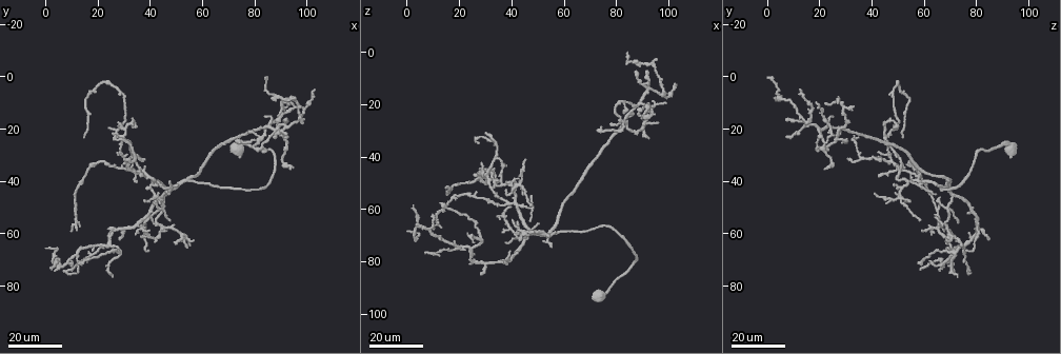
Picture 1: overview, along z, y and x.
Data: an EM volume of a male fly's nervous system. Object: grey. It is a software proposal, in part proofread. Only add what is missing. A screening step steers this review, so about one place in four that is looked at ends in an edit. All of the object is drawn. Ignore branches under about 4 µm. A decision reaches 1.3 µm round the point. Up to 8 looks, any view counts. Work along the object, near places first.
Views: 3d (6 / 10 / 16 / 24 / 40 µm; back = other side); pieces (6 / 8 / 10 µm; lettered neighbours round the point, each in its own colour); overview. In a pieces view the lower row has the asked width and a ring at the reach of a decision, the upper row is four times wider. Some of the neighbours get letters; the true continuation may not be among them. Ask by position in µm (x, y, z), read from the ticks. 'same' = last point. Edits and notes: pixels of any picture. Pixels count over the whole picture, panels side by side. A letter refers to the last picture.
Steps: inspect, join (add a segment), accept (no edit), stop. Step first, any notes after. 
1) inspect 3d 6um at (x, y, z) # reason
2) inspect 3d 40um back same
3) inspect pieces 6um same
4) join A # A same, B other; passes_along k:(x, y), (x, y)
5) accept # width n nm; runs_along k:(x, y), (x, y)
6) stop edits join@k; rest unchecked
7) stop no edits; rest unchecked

inspect 3d 24um at (94, 10, 18) # branch stops here

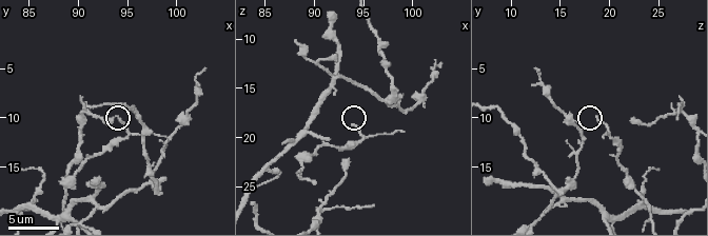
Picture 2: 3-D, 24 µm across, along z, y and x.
inspect pieces 8um at (94.2, 9.8, 18.6)

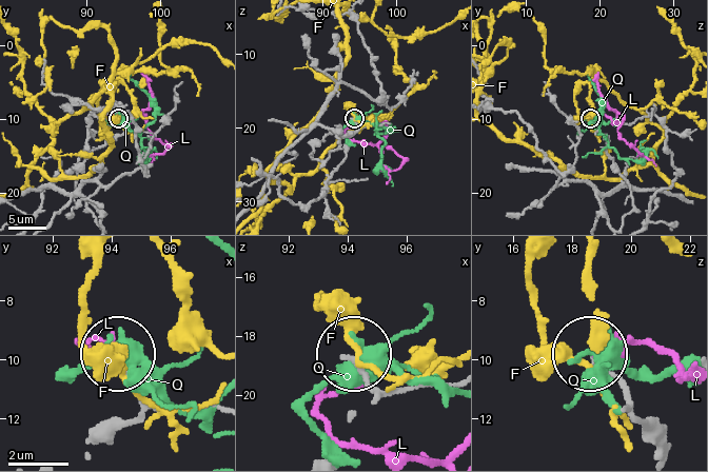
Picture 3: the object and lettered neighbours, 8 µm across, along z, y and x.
accept # F other, L other, Q other; no lettered segment goes on from it

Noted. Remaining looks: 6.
inspect 3d 24um at (91, 22, 12) # thick end

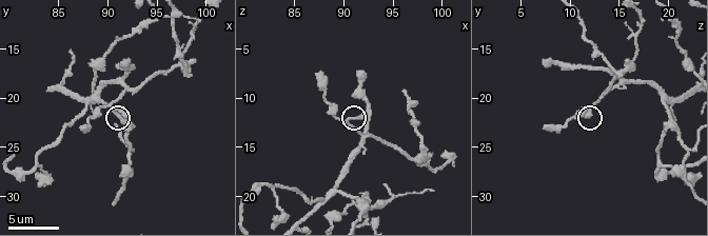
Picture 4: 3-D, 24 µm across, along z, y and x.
inspect pieces 6um at (92.0, 21.8, 11.6)

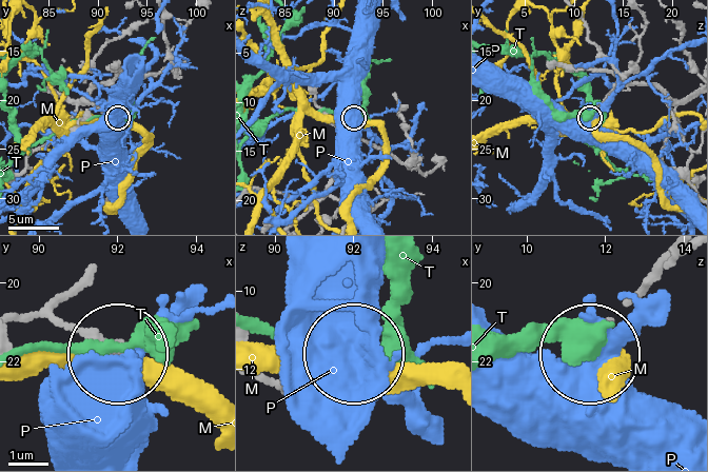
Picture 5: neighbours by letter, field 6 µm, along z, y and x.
accept # width 350 nm; M other, P other, T other; runs_along 5:(74, 292), (63, 318), (111, 349); no lettered segment goes on from it

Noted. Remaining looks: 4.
inspect 3d 24um at (94, 34, 23) # free end

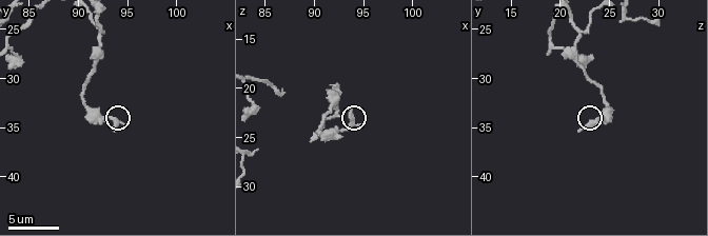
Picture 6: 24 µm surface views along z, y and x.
inspect pieces 10um at (93.8, 35.2, 22.0)

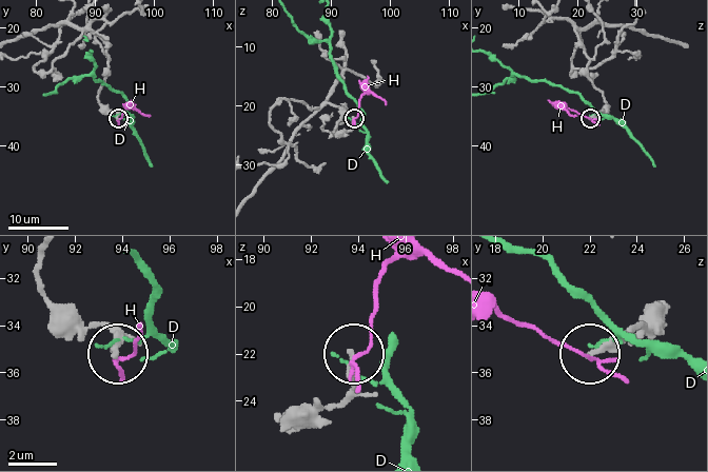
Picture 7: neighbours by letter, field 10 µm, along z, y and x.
accept # D other, H other; none of them fits

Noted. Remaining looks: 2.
inspect 3d 10um at (91.6, 16.6, 7.2) # stops while still wide

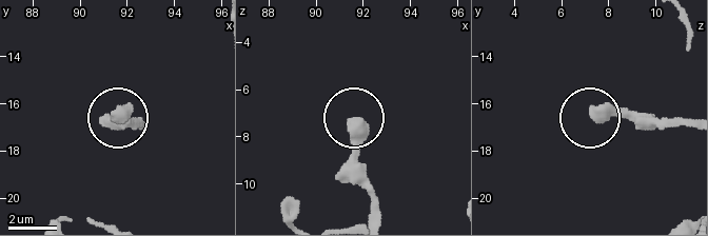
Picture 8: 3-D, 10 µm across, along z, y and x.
inspect pieces 6um at (91.8, 16.6, 7.3) # what lies round it

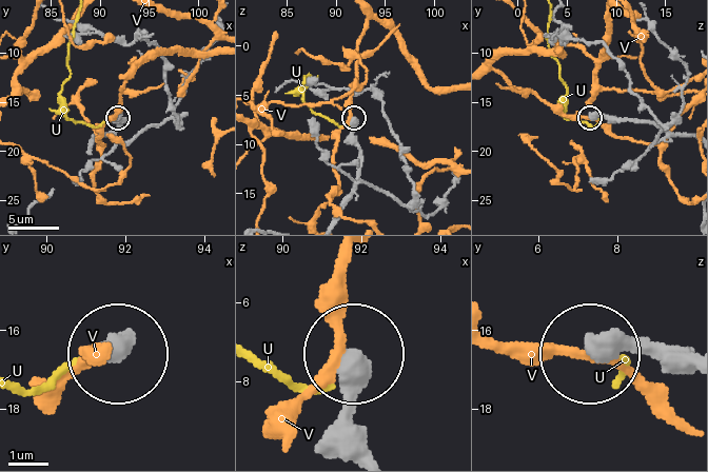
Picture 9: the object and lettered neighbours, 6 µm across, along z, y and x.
accept # width 550 nm; U other, V other; runs_along 9:(371, 449), (348, 409), (354, 361); none of them fits

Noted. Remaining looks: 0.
stop no edits; rest unchecked

